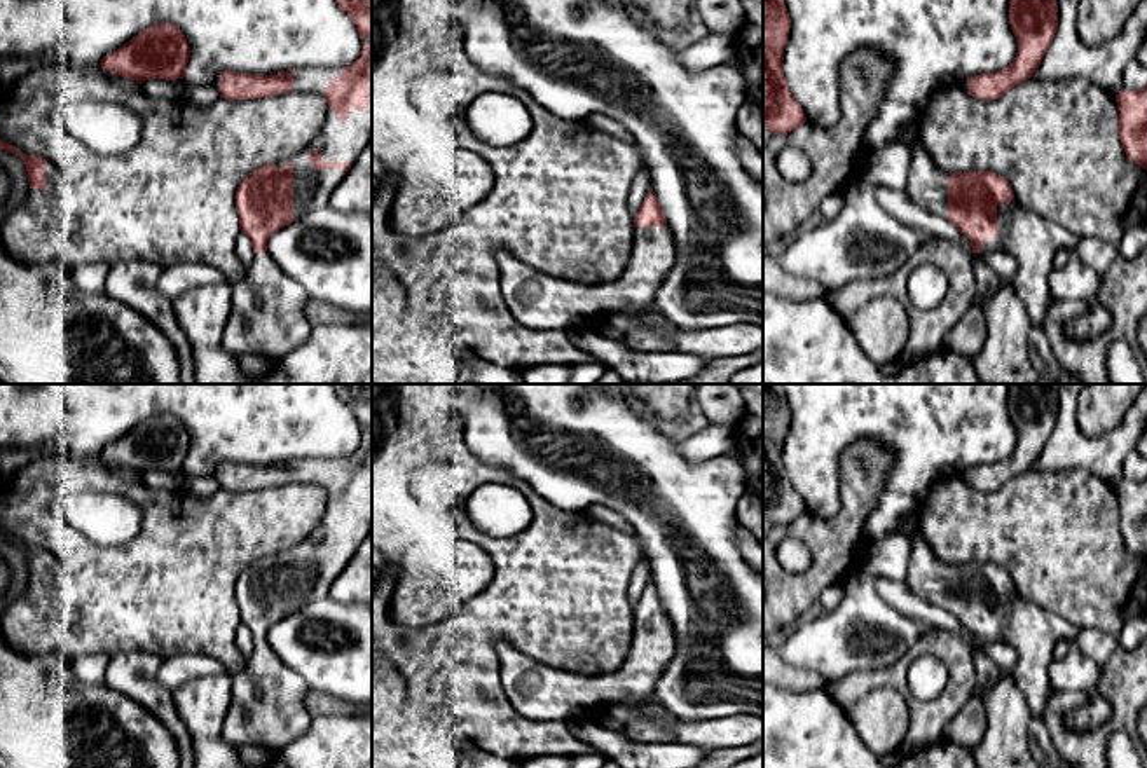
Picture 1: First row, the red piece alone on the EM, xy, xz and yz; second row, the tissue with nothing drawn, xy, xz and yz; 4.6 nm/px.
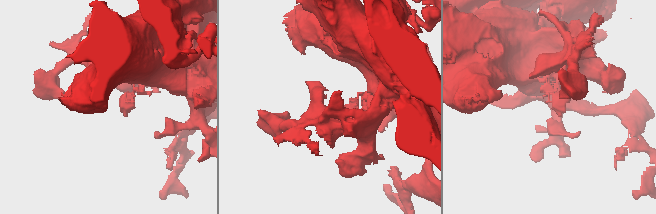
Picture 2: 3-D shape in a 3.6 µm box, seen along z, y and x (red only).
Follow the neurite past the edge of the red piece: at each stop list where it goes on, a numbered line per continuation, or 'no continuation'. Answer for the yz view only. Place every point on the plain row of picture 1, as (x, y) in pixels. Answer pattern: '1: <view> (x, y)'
1: yz (1002, 723)

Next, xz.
1: xz (540, 692)

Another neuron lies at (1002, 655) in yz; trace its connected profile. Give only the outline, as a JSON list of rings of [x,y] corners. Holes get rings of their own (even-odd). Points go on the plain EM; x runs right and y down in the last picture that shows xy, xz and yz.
[[[979,642],[979,649],[997,663],[1002,672],[1009,672],[1014,665],[1014,649],[1002,642]]]

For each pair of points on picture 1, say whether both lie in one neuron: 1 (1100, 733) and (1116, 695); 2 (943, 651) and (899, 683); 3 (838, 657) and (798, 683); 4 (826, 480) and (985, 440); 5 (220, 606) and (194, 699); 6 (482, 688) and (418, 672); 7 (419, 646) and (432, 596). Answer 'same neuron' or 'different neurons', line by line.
1: same neuron
2: same neuron
3: different neurons
4: same neuron
5: different neurons
6: same neuron
7: different neurons

